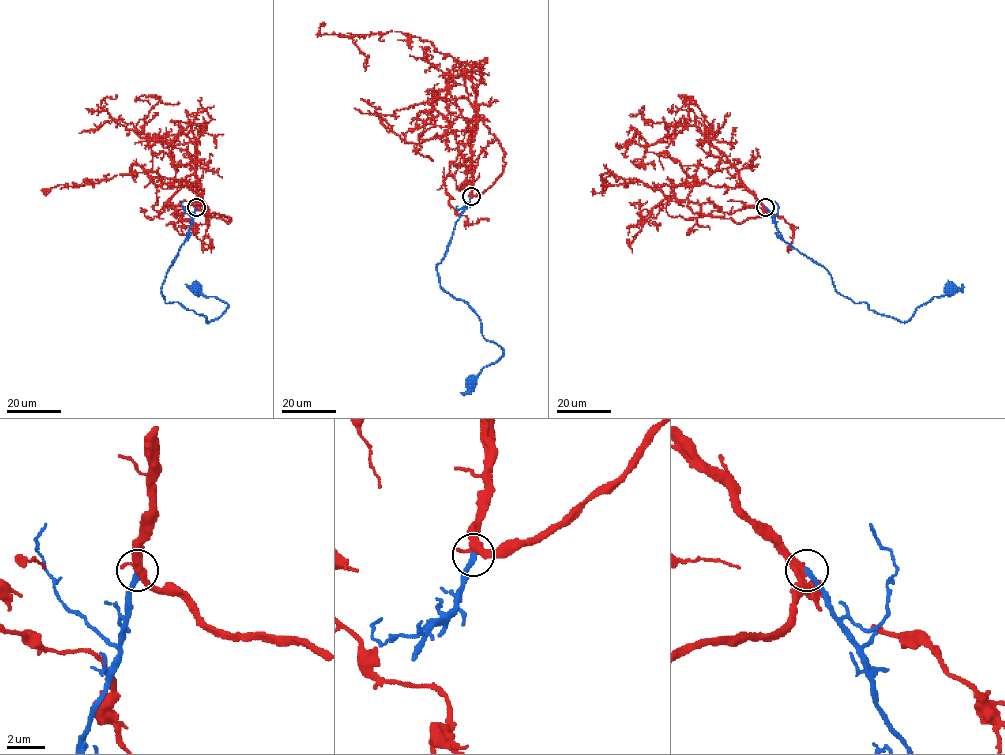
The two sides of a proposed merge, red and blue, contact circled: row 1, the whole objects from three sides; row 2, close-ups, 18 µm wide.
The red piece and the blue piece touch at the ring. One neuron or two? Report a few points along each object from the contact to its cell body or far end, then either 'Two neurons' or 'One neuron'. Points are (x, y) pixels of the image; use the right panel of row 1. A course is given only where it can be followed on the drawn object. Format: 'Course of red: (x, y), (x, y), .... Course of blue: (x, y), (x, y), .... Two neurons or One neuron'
Course of red: (765, 207), (742, 222), (694, 213), (688, 201), (669, 200), (610, 171), (600, 175), (601, 192), (592, 188). Course of blue: (766, 207), (781, 237), (823, 266), (840, 294), (865, 302), (870, 309), (908, 321), (919, 306), (950, 289). One neuron

